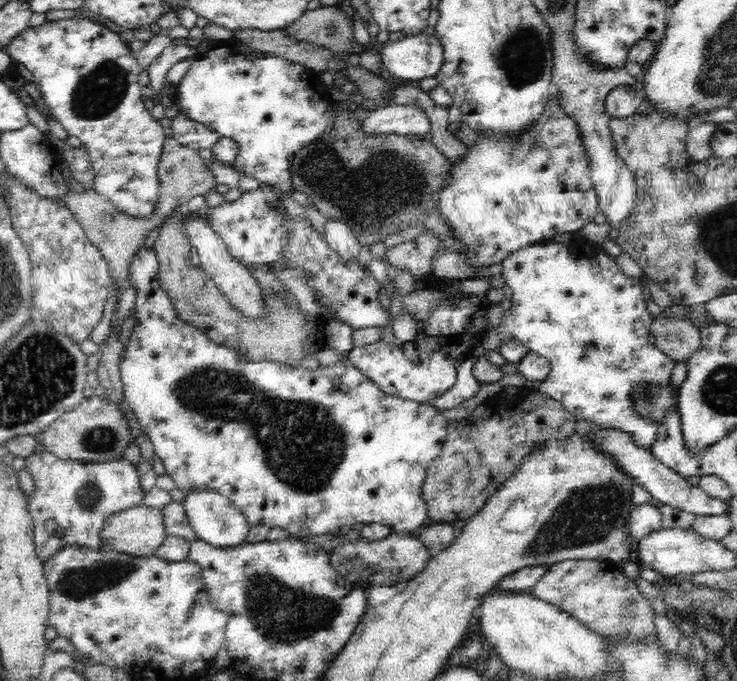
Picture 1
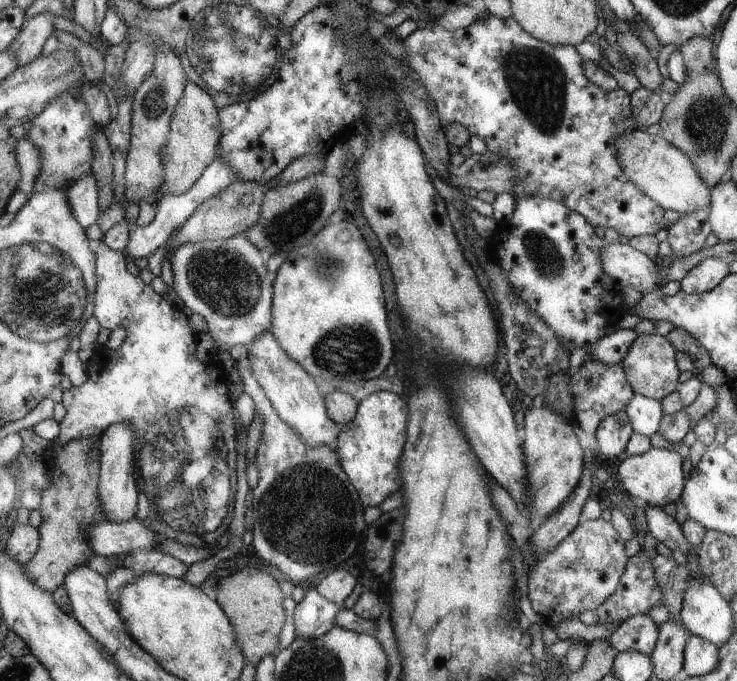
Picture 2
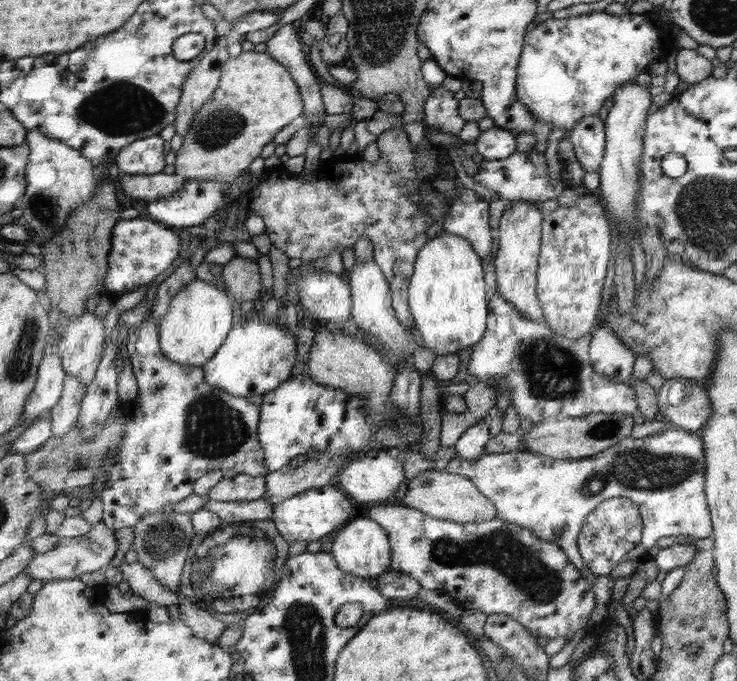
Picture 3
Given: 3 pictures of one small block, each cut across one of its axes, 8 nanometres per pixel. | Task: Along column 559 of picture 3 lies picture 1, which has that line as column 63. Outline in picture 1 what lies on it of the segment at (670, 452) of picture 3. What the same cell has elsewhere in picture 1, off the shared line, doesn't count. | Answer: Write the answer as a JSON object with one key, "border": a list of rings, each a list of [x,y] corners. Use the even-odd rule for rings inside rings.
{"border":[[[44,450],[27,457],[24,469],[30,472],[35,480],[35,490],[28,501],[29,511],[34,521],[35,550],[42,562],[52,558],[64,546],[99,550],[102,543],[99,532],[106,519],[111,514],[124,512],[142,504],[145,495],[144,489],[140,486],[137,467],[125,458],[108,462],[69,461],[59,459],[54,453]]]}

